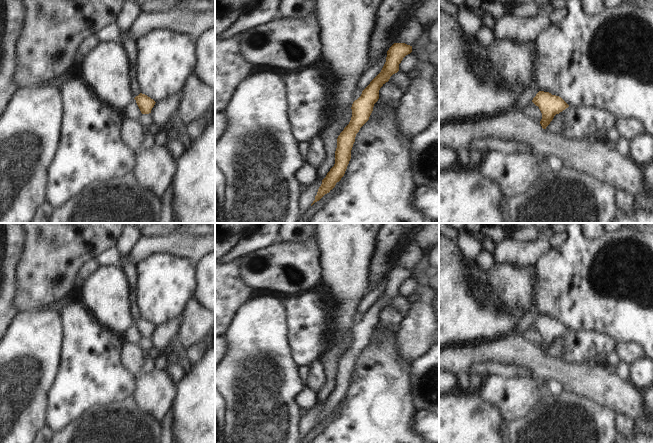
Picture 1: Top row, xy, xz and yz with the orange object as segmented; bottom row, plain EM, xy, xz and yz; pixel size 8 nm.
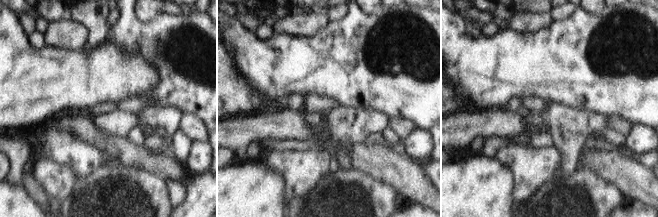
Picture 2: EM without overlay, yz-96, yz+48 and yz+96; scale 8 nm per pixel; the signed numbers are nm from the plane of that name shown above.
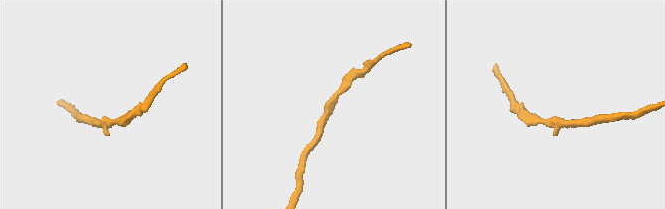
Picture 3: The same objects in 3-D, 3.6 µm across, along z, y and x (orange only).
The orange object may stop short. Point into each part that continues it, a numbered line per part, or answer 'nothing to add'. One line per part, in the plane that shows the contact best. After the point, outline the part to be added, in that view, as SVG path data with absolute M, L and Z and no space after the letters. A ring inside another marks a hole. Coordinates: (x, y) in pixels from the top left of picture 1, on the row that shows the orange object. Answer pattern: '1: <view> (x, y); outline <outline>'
nothing to add

